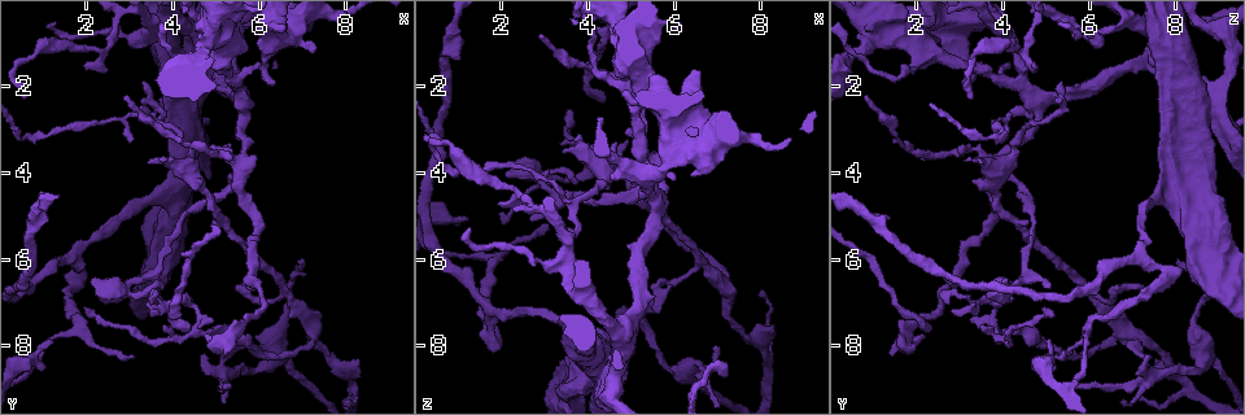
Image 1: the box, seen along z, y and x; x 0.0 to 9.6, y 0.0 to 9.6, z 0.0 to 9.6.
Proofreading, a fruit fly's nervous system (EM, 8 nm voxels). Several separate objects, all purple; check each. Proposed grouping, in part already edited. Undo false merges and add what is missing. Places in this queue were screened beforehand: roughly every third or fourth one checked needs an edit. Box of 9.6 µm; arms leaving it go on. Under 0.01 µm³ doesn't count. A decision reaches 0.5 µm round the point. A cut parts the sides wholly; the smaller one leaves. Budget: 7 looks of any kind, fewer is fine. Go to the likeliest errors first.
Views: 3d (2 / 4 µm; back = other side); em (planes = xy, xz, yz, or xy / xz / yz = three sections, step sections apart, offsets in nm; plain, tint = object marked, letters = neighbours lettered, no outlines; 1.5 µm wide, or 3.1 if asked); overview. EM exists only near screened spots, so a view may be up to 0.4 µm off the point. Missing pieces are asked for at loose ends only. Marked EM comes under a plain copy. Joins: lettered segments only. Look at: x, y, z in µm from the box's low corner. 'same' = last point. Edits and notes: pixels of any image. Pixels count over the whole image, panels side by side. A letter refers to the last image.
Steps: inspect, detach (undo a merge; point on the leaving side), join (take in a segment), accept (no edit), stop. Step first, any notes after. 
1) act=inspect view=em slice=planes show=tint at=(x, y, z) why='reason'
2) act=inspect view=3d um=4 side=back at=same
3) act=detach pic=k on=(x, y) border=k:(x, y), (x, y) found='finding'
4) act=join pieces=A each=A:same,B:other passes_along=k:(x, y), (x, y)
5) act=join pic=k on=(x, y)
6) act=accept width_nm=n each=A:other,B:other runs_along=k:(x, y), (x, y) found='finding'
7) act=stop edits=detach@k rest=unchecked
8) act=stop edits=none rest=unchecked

act=inspect view=3d um=4 at=(3.30, 1.90, 5.40) why='free end'

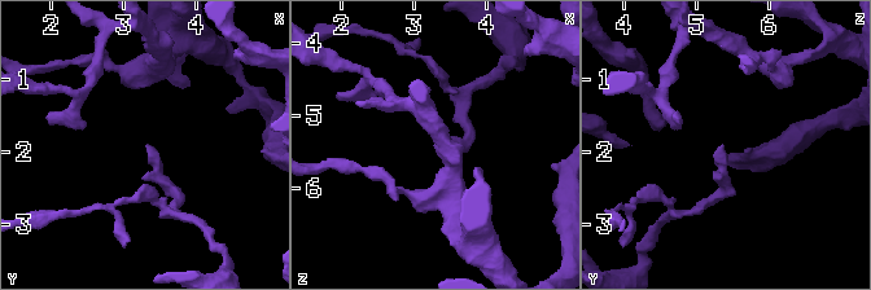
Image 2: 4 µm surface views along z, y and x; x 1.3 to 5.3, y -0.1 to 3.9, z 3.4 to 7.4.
act=inspect view=em slice=planes show=letters at=(3.35, 1.95, 5.35) why='now the EM'

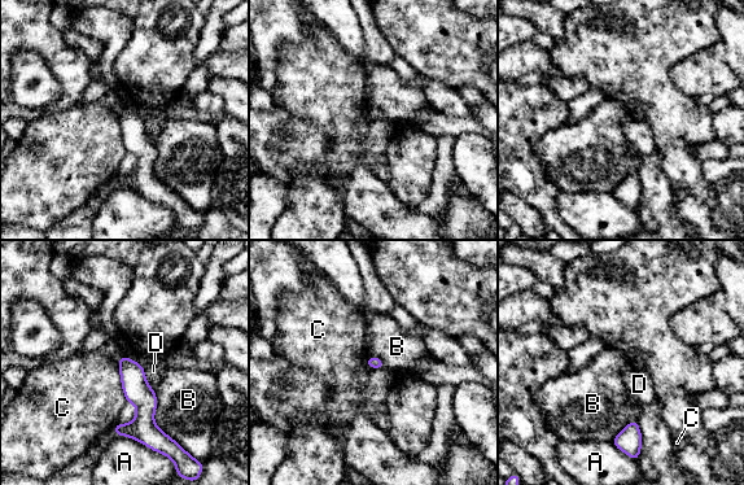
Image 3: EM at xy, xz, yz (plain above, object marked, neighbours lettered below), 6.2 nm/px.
act=accept width_nm=80 each=A:other,B:other,C:other,D:other runs_along=3:(123, 359), (144, 398), (144, 440) found='none of them fits'

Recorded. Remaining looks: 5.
act=inspect view=3d um=2 at=(6.25, 1.90, 3.05) why='branch stops here'

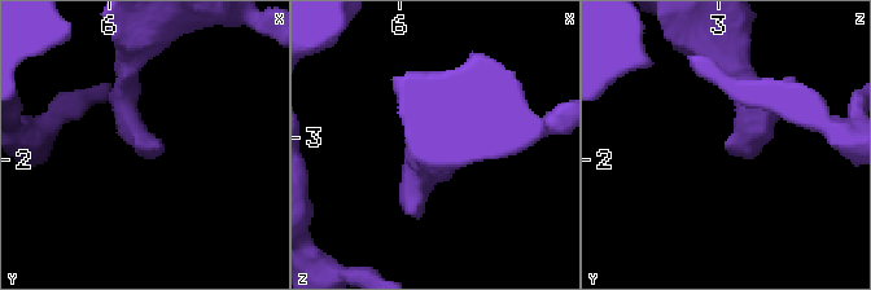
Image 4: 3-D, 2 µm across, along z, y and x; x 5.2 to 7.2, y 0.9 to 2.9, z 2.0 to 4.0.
act=inspect view=em slice=planes show=letters at=(6.24, 1.94, 3.04)

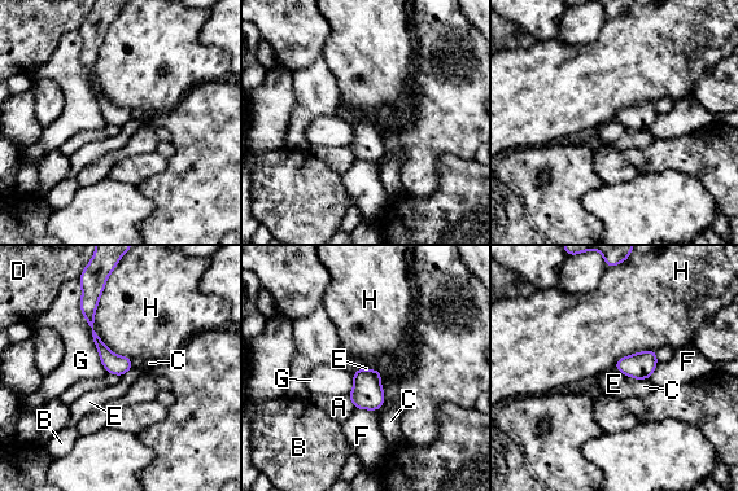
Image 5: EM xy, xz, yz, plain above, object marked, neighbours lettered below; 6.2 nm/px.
act=accept width_nm=120 each=A:other,B:other,C:other,D:other,E:other,F:other,G:other,H:other runs_along=5:(96, 294), (91, 328), (119, 372) found='none of them fits'

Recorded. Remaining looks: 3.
act=inspect view=em slice=planes show=tint at=(6.90, 6.00, 8.10)

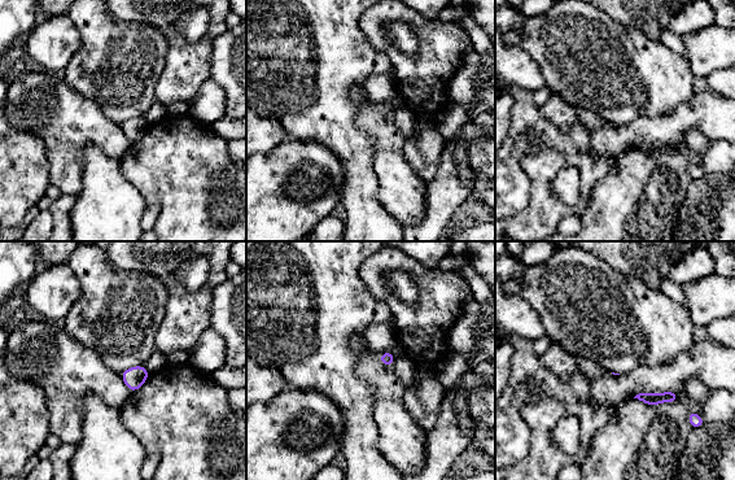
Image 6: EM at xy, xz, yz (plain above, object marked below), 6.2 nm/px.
act=inspect view=em slice=planes show=letters at=same why='what lies round it'

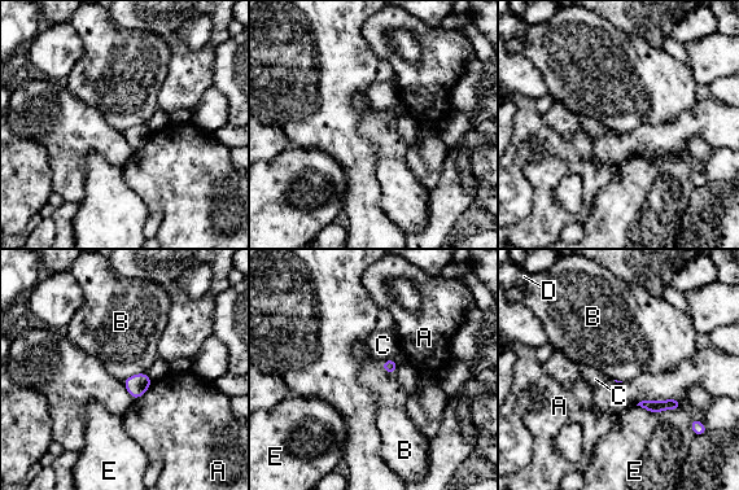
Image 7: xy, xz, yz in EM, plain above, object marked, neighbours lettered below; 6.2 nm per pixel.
act=accept longest_contact=E:280nm each=A:other,B:other,C:other,D:other,E:other border=7:(147, 372), (130, 375), (123, 381) found='none of them fits'

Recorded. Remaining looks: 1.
act=stop edits=none rest=unchecked

